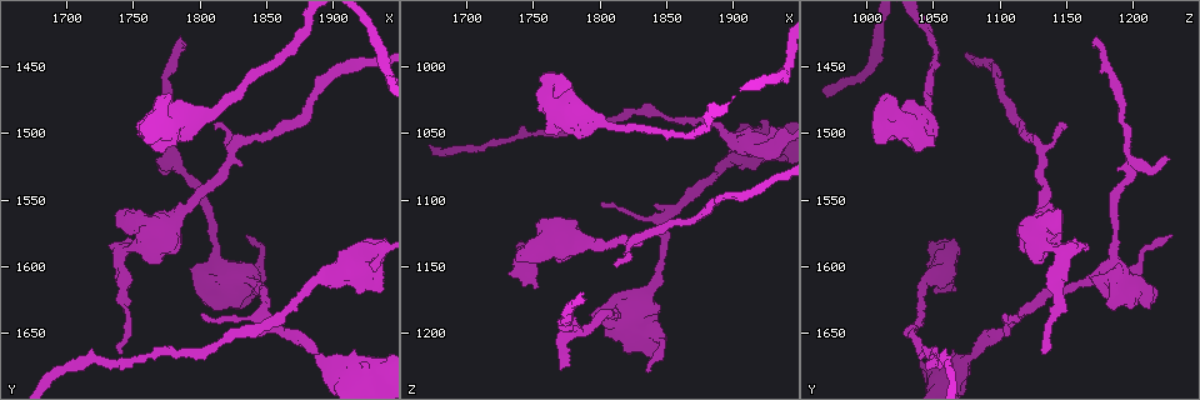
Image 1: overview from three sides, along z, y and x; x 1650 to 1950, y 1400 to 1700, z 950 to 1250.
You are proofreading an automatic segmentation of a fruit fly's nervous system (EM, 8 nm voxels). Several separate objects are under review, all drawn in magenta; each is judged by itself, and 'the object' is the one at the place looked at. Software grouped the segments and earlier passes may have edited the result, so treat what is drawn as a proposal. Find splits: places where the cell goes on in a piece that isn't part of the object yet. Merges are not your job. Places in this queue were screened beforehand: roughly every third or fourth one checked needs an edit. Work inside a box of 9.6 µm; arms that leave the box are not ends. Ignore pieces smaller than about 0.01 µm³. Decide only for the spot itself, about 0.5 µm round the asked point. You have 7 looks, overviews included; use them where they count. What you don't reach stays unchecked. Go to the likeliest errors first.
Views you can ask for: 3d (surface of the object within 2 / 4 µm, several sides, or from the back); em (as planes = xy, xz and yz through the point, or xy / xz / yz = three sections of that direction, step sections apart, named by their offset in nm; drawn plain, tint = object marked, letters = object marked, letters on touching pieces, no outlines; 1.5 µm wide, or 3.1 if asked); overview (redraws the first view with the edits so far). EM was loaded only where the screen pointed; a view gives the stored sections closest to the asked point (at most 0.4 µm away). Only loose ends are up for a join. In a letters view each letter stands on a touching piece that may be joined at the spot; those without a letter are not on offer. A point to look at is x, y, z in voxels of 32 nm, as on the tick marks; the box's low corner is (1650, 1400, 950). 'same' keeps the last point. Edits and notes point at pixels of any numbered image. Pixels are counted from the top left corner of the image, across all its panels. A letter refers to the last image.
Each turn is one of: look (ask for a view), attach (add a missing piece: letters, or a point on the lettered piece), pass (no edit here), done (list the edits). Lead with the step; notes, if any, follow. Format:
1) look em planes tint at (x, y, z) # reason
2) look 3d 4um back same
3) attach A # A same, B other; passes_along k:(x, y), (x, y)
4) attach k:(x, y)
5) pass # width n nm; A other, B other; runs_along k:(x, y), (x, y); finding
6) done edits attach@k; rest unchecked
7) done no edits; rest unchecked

look em planes letters at (1740, 1664, 1130) # thin end

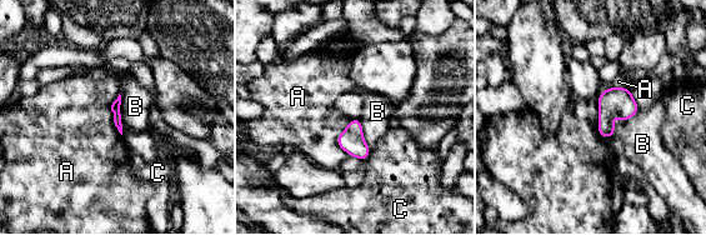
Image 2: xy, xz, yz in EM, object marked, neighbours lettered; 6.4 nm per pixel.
pass # longest_contact A 280 nm; A other, B other, C other; border 2:(118, 94), (111, 114), (121, 135); none of them fits

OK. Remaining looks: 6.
look em planes letters at (1786, 1436, 1170) # long arm stops here

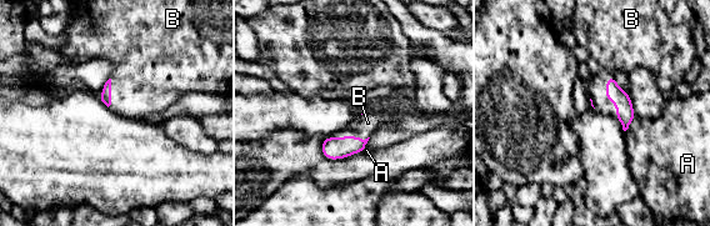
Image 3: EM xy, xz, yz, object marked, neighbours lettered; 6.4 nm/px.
attach B # longest_contact B 280 nm; A other, B same; it goes on there

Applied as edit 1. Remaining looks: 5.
look overview # see it whole again

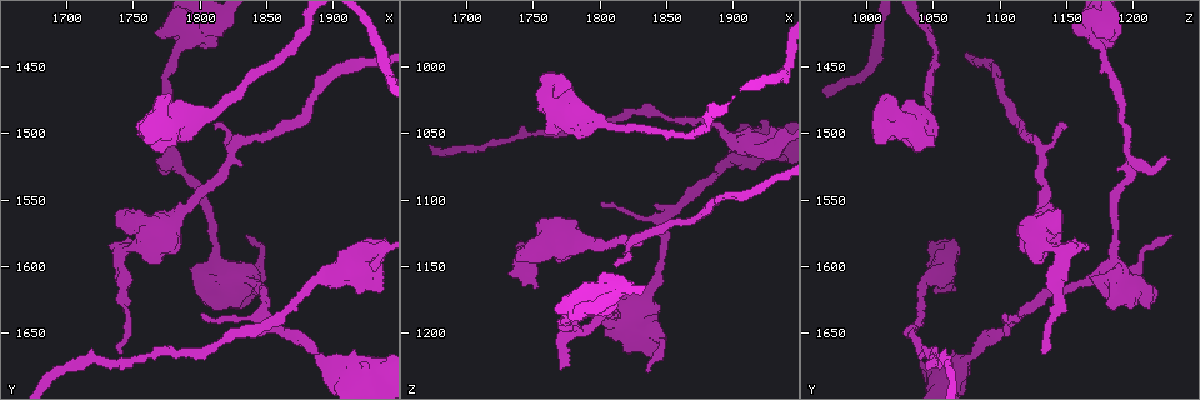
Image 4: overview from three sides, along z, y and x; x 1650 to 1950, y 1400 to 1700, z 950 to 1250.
look em planes letters at (1834, 1576, 1230) # thin end

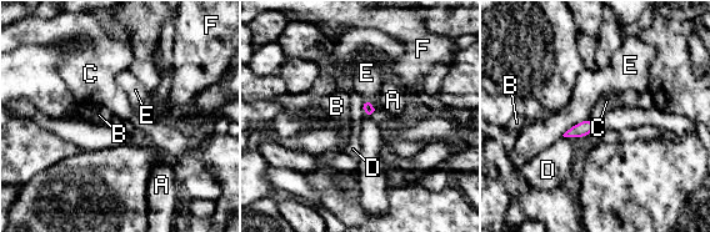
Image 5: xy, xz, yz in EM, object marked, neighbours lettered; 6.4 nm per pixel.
pass # longest_contact E 220 nm; A other, B other, C other, D other, E other, F other; border 5:(374, 110), (370, 115); none of them fits

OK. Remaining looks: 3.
done edits attach@3; rest unchecked

